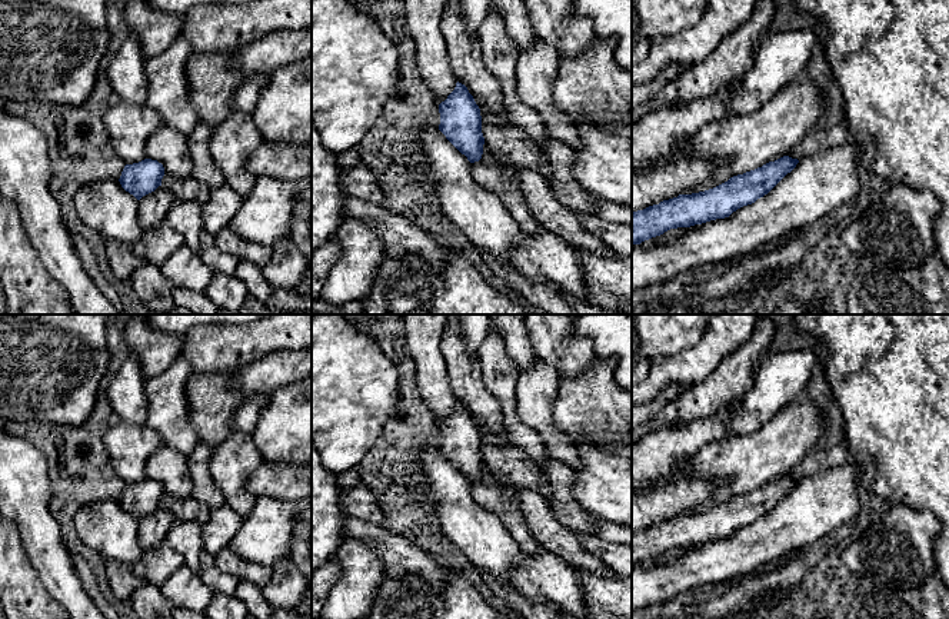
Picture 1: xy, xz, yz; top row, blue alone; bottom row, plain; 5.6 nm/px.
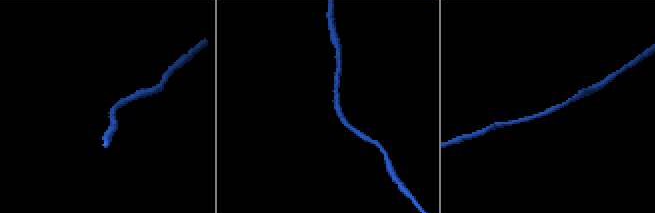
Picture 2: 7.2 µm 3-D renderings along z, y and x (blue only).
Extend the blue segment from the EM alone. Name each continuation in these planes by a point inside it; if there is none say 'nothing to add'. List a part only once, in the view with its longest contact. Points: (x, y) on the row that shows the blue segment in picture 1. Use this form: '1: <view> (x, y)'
nothing to add

